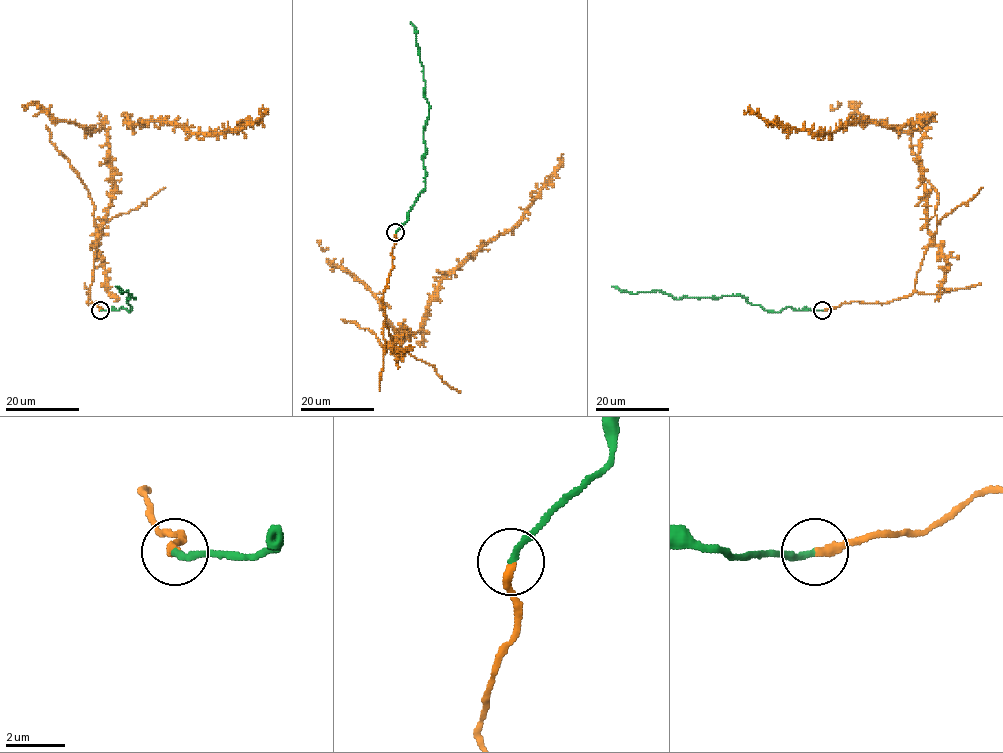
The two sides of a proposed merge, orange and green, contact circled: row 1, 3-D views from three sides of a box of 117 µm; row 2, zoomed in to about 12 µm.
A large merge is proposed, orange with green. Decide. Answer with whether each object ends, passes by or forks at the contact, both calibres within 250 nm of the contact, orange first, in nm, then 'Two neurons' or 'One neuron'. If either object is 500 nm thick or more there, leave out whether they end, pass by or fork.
At the ring orange ends. At the ring green ends. Thickness 320 nm (orange) against 200 nm. One neuron

